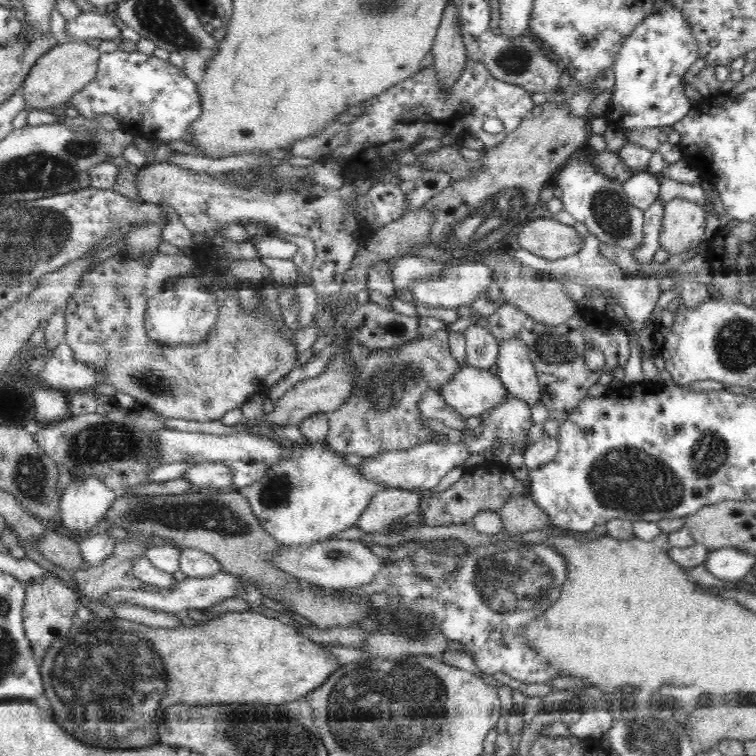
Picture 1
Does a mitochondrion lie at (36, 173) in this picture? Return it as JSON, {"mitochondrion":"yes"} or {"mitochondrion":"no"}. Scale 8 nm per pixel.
{"mitochondrion":"yes"}

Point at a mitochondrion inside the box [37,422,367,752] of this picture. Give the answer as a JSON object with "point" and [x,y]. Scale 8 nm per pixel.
{"point":[108,688]}

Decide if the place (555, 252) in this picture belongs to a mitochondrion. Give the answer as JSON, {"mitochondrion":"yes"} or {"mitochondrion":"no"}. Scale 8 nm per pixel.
{"mitochondrion":"no"}

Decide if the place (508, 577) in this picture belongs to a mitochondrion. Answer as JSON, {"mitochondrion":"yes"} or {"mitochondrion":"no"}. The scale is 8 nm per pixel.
{"mitochondrion":"yes"}

